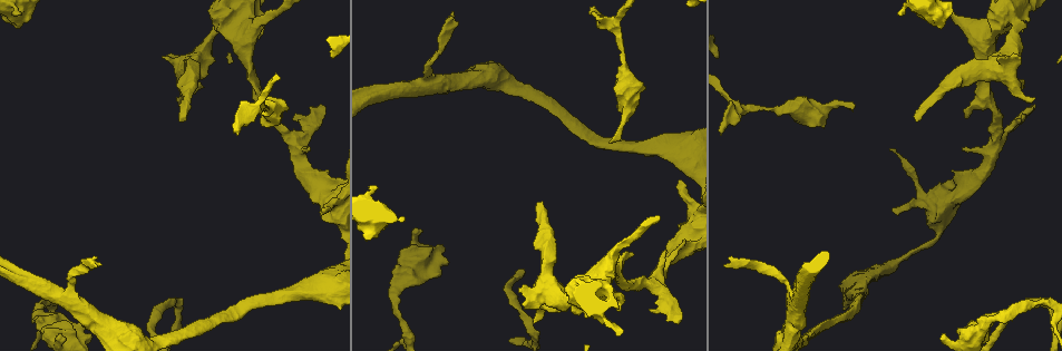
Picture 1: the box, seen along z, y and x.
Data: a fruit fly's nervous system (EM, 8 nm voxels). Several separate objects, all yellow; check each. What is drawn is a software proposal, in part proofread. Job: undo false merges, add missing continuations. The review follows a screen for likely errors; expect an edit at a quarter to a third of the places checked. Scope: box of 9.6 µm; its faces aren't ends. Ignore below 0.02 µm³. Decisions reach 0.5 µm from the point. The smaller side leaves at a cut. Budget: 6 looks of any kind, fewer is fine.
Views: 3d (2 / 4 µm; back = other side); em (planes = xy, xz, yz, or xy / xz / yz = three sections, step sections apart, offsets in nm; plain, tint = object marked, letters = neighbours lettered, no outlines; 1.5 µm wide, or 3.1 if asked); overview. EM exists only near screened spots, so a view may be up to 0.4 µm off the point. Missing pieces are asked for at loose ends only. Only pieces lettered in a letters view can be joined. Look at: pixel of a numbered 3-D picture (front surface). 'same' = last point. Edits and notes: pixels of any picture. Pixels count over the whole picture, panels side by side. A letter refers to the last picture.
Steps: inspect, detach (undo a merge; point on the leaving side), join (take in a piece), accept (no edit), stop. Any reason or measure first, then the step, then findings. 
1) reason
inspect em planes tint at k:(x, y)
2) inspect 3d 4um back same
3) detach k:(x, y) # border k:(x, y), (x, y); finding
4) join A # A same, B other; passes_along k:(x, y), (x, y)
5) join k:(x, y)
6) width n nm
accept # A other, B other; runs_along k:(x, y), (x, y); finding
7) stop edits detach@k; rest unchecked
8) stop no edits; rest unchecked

inspect em planes plain at 1:(213, 31)

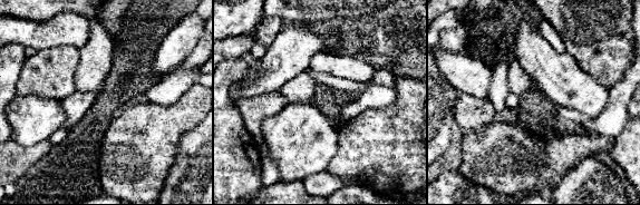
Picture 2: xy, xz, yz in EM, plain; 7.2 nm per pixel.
inspect em planes tint same

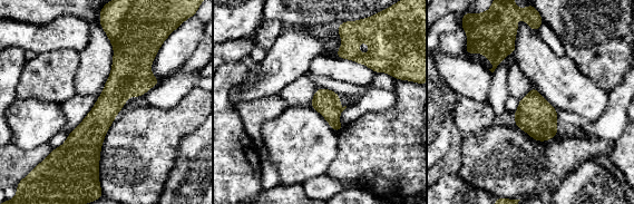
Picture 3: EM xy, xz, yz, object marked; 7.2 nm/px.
inspect em planes letters same

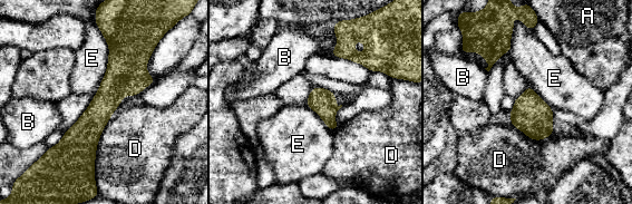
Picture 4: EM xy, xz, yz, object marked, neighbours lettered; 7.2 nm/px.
width 180 nm; longest_contact E 500 nm
accept # A other, B other, D other, E other; continuous, no second neuron

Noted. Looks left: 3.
an open end
inspect 3d 4um back at 1:(723, 264)

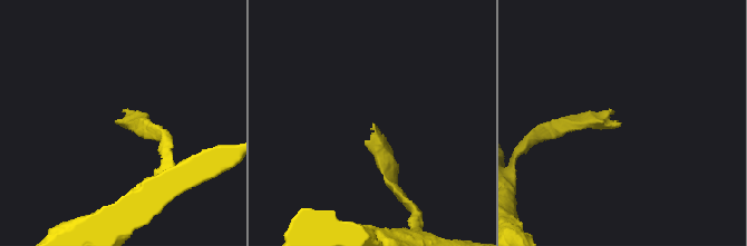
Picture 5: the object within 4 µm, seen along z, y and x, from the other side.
inspect em planes letters at 5:(621, 122)

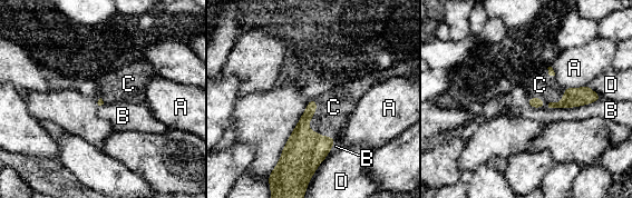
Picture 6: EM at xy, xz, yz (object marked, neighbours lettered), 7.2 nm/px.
join C # A other, B other, C same, D other; passes_along 6:(304, 150), (305, 126), (333, 107); the neuron continues

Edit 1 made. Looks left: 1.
an open end
inspect em planes letters at 1:(441, 273)

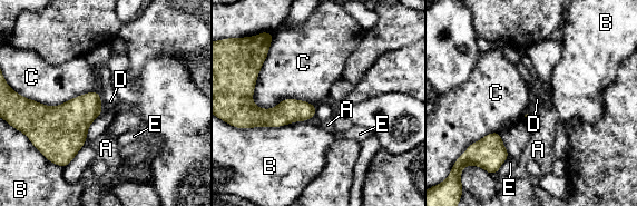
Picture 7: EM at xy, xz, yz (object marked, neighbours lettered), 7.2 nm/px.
accept # A other, B other, C other, D other, E other; border 7:(98, 92), (103, 109); no lettered piece goes on from it

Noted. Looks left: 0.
stop edits join@6; rest unchecked

